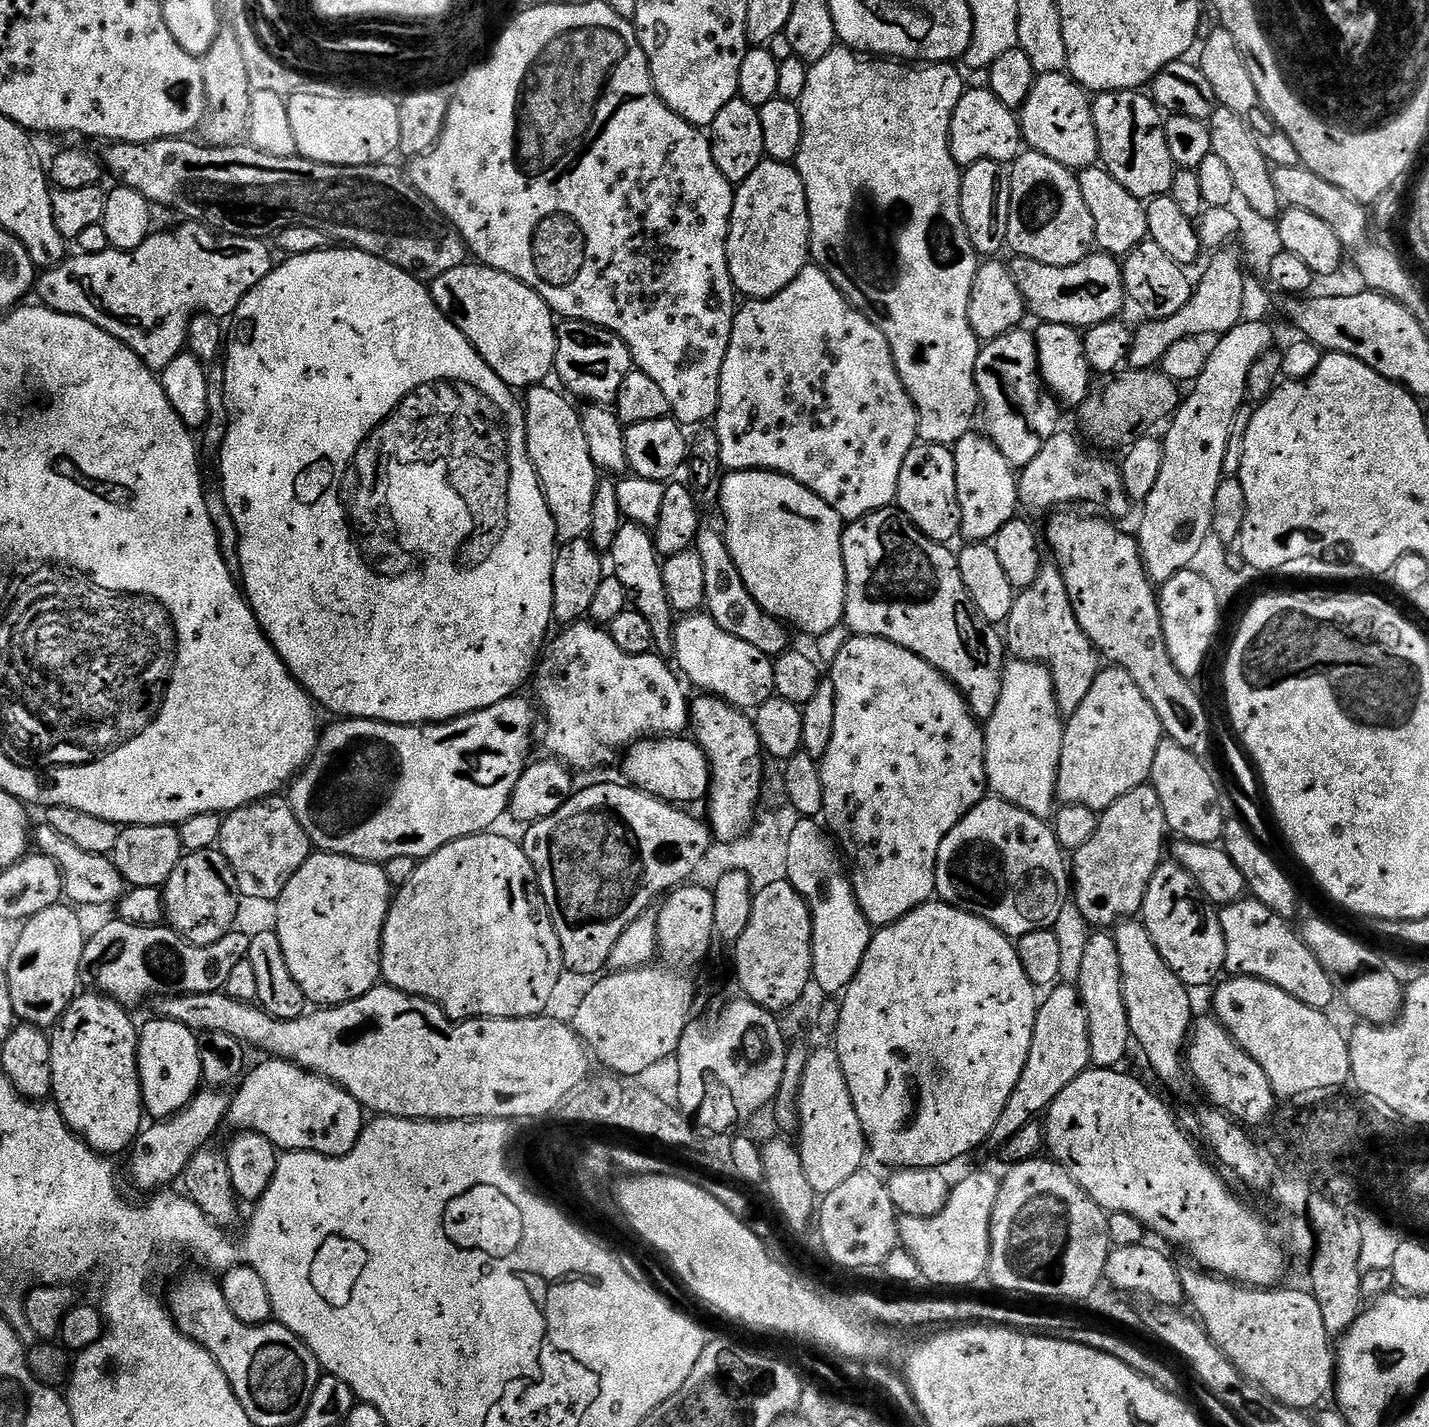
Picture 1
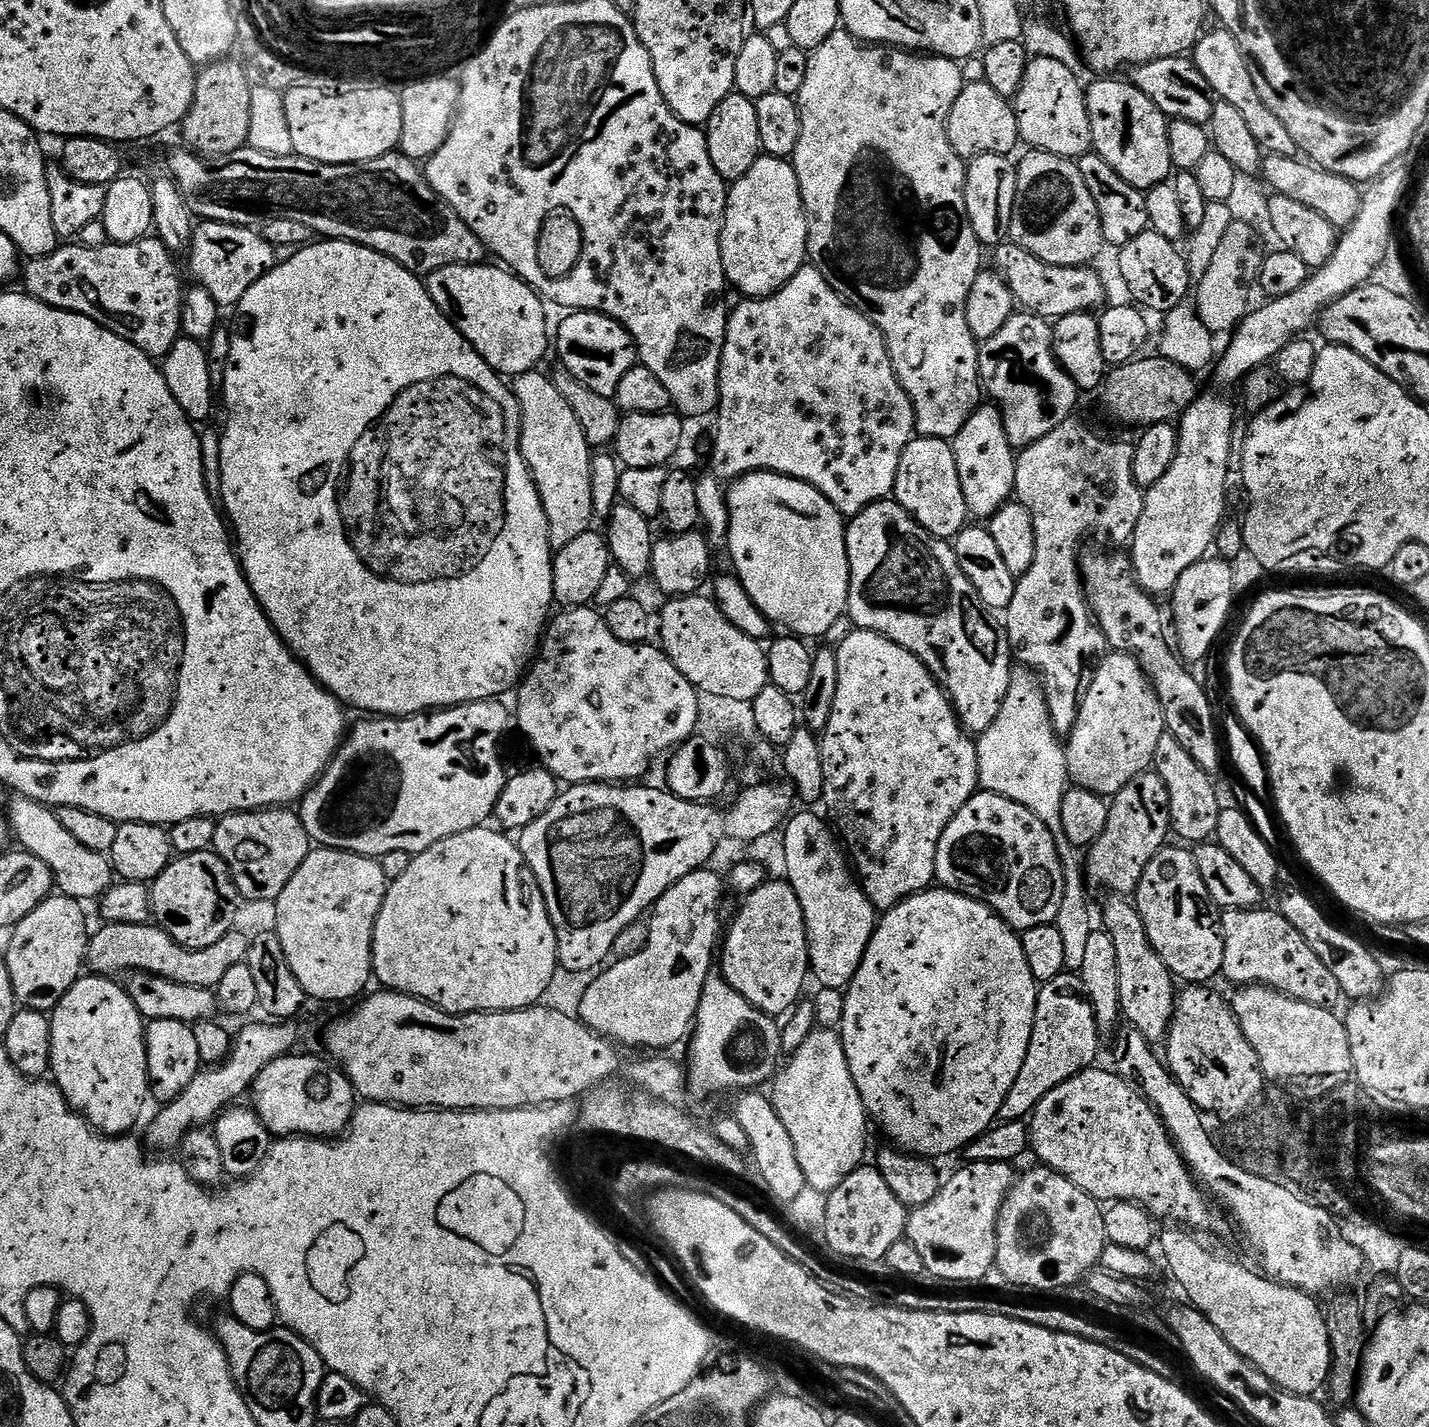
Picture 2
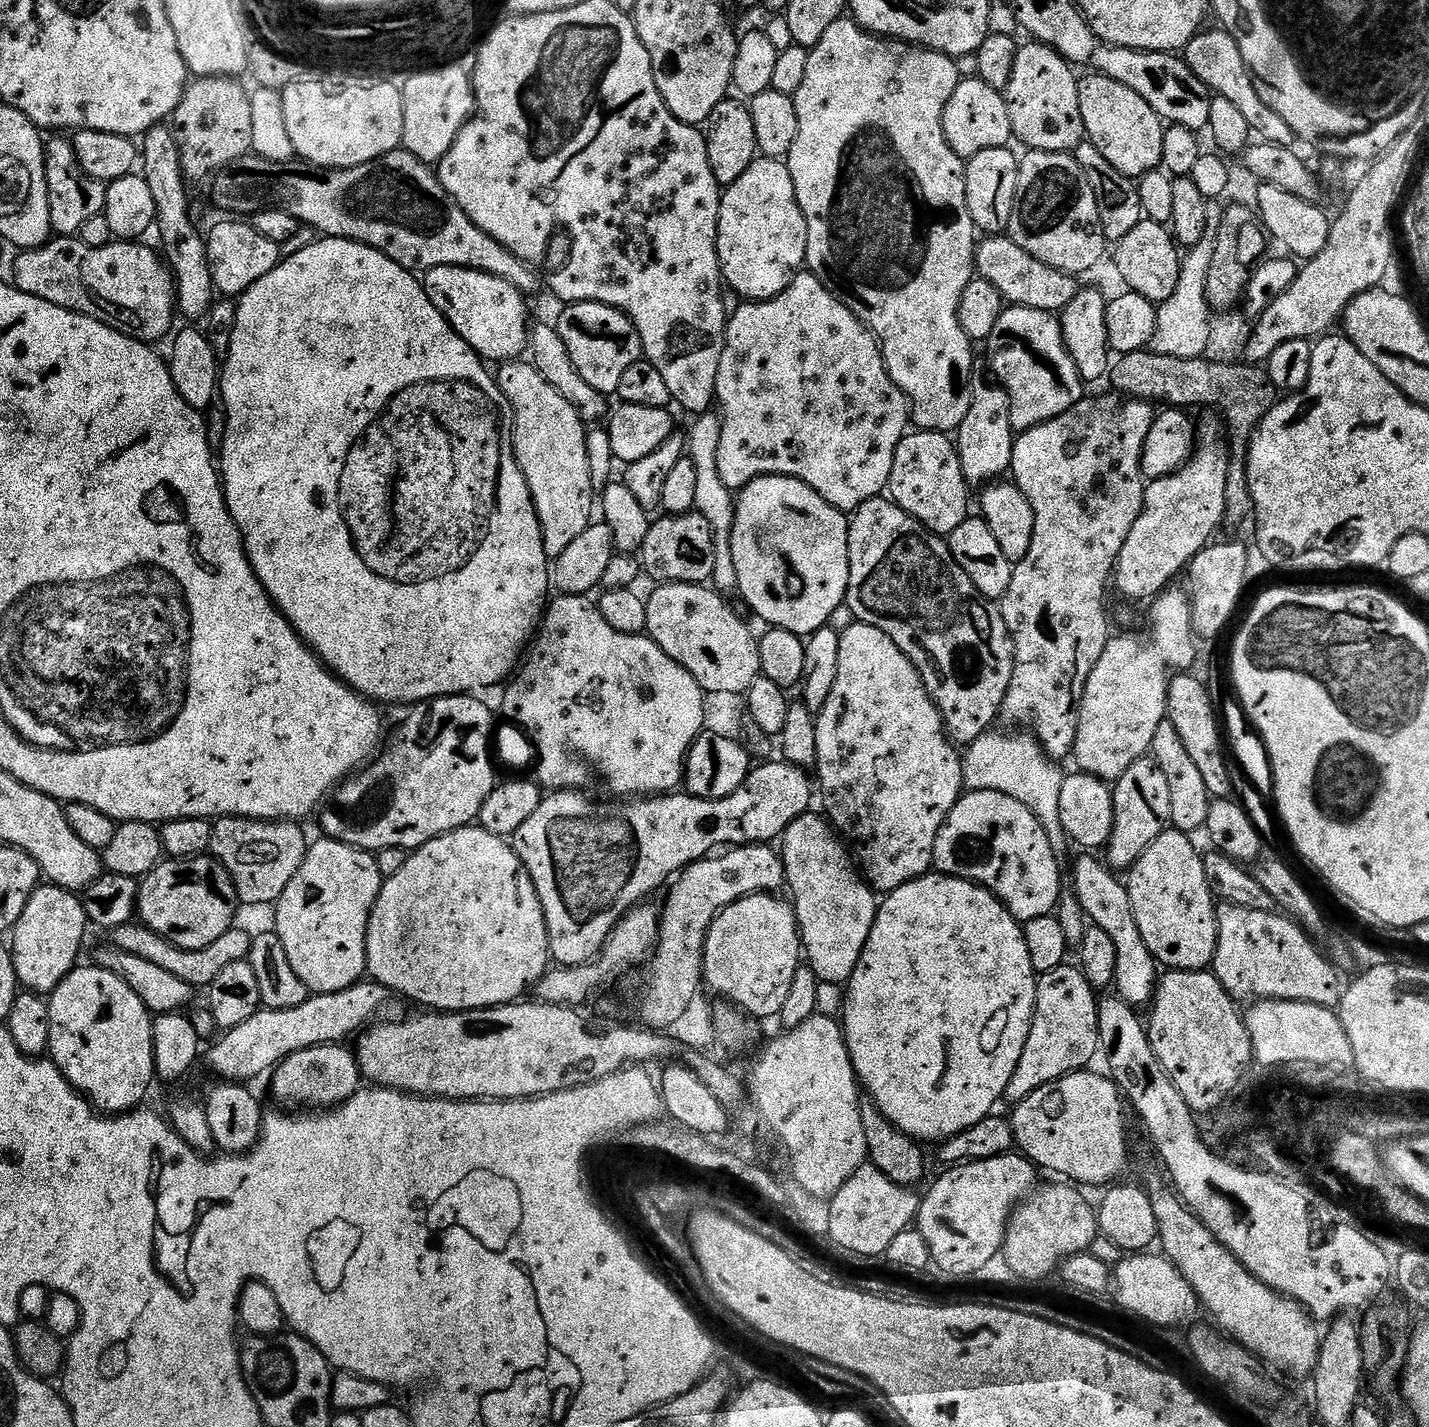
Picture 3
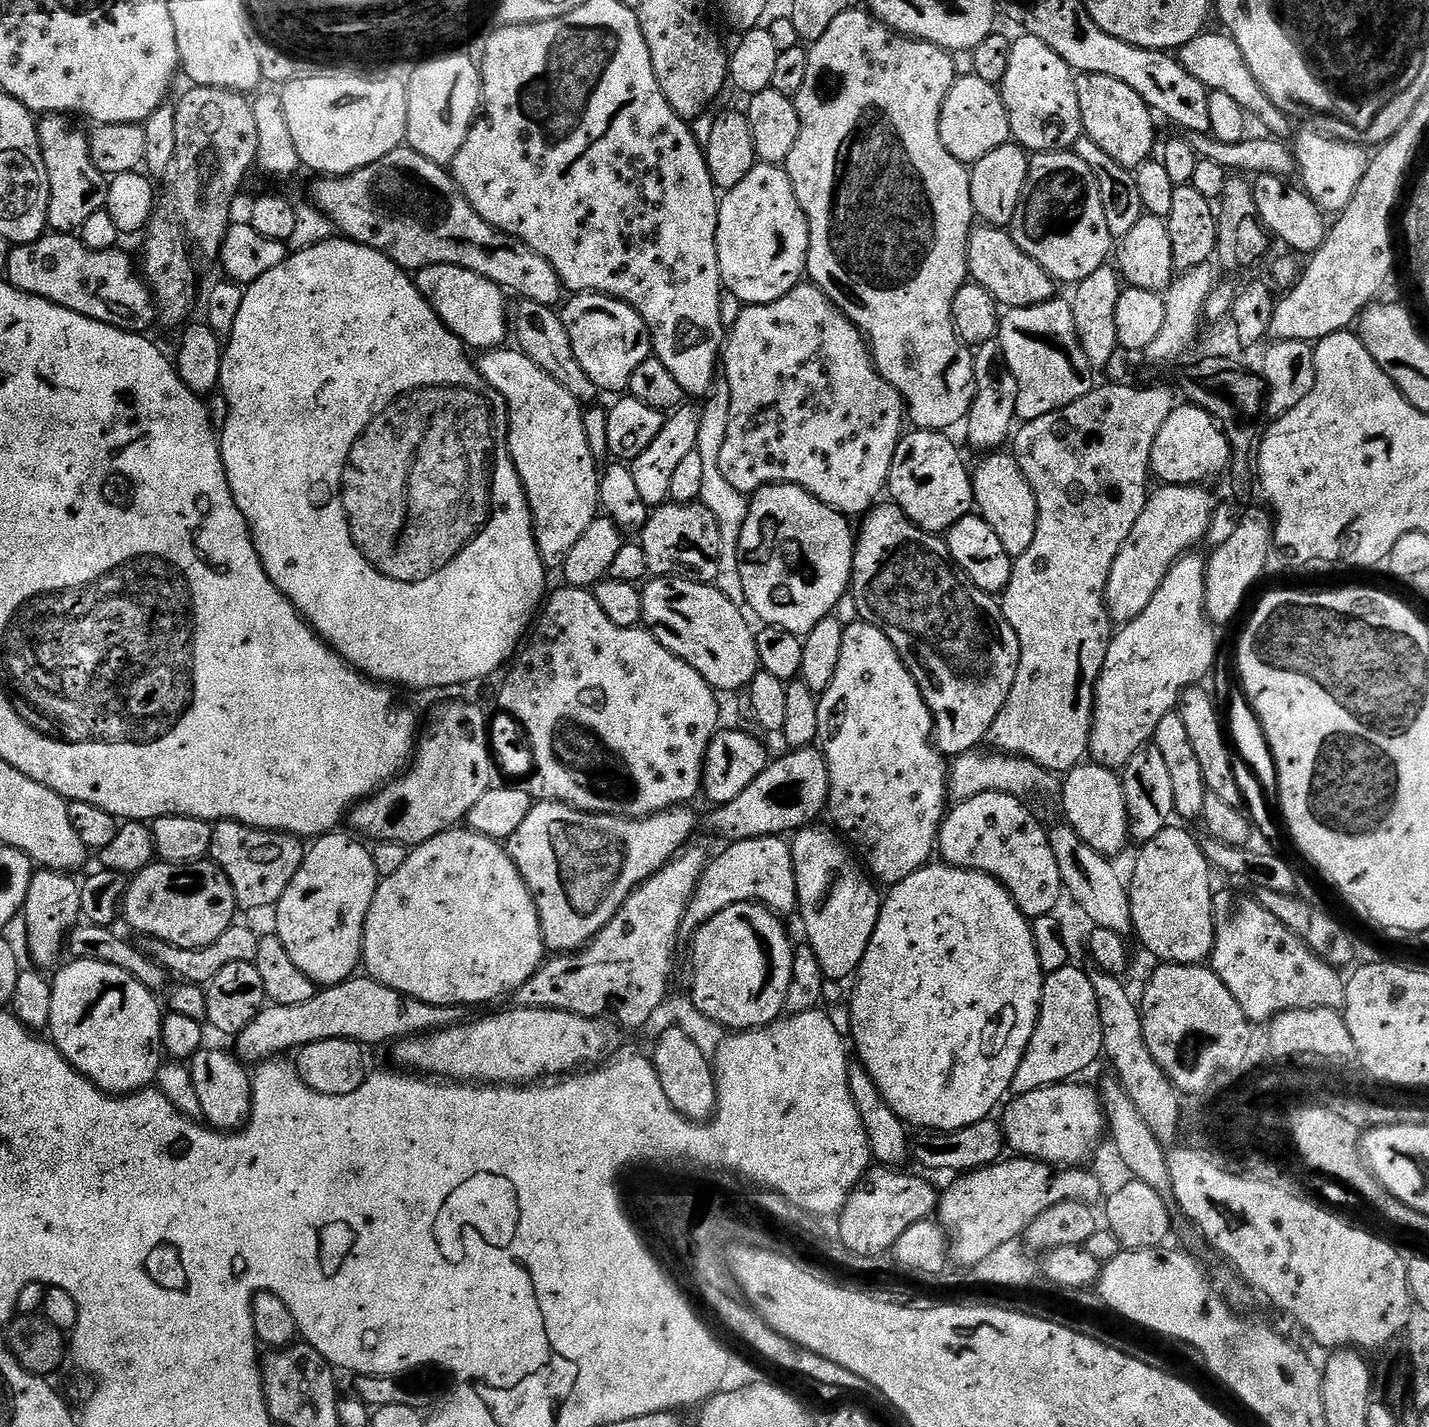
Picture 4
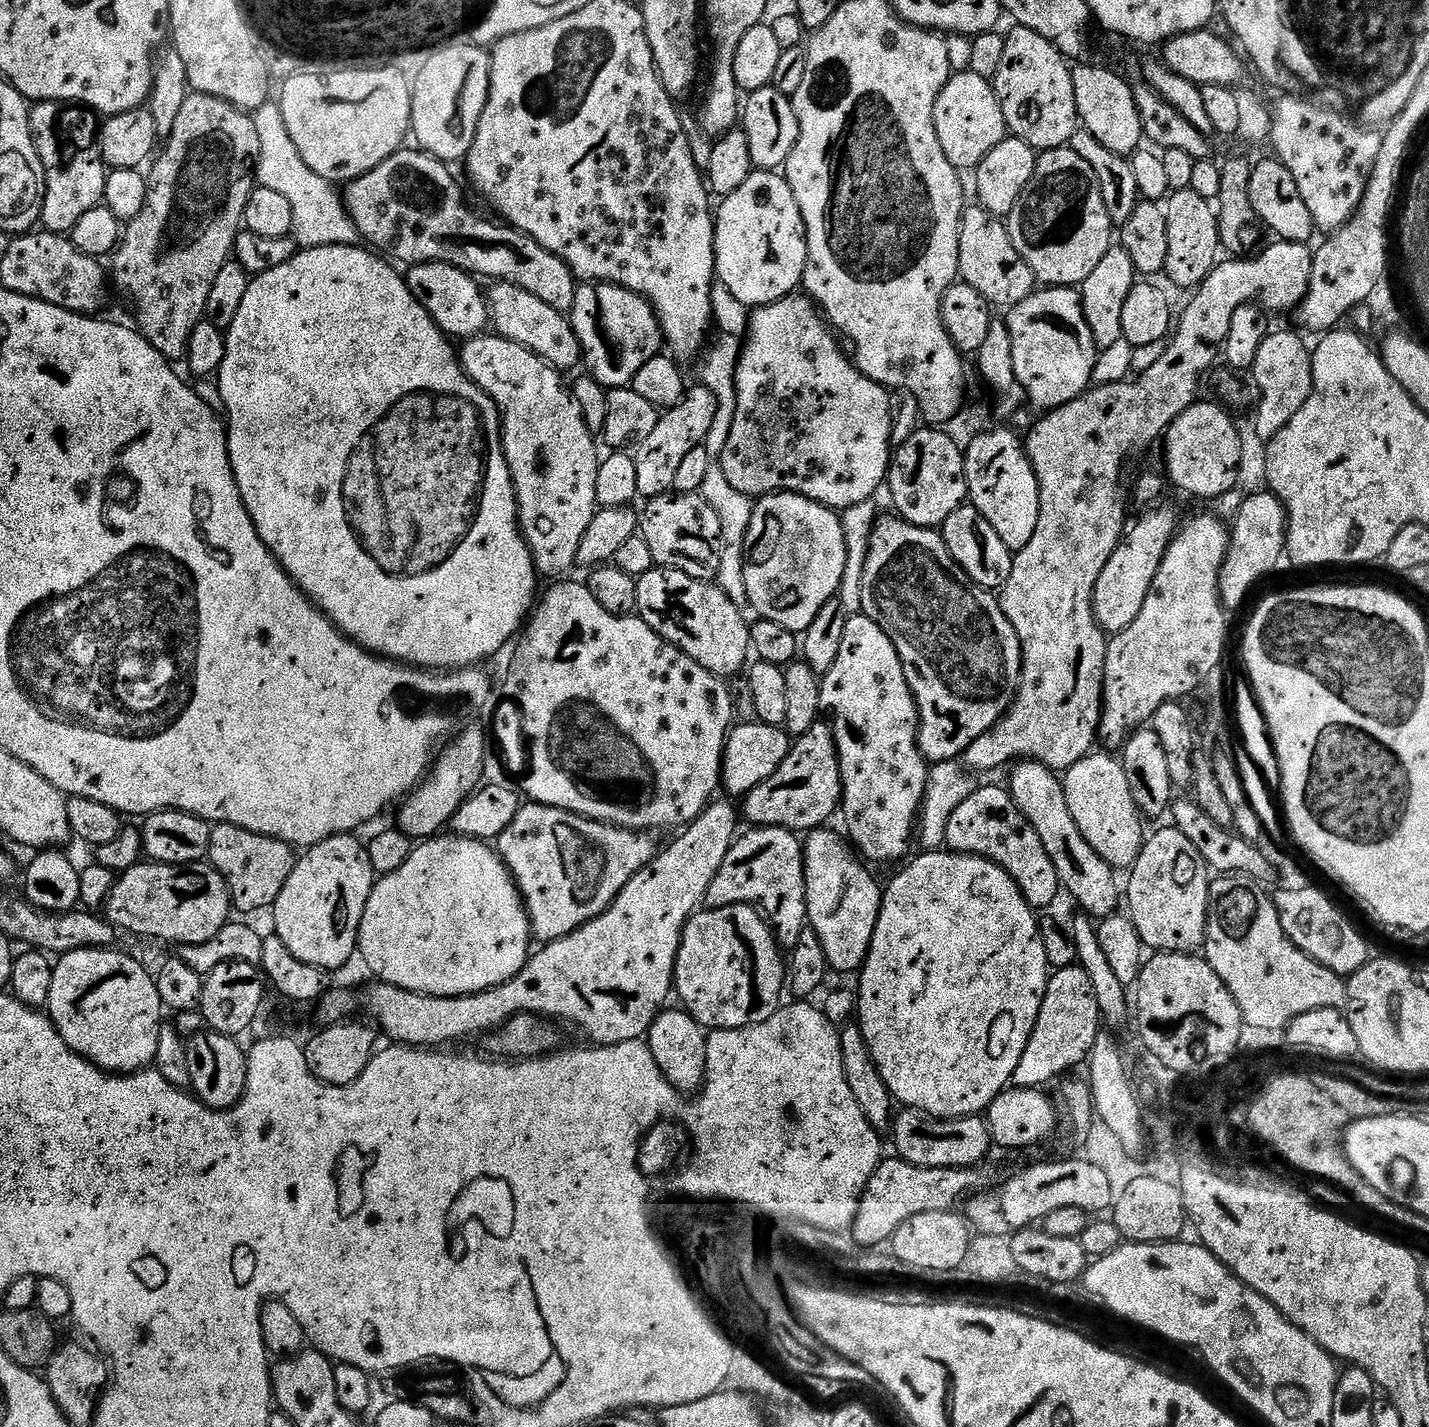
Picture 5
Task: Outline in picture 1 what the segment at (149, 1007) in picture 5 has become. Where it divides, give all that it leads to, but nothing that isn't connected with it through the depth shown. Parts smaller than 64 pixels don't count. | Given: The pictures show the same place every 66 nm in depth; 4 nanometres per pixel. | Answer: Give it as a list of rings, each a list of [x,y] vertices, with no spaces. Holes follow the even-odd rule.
[[[89,990],[88,993],[77,995],[72,1004],[62,1014],[62,1018],[56,1023],[55,1028],[51,1029],[50,1039],[52,1042],[52,1095],[51,1099],[56,1105],[56,1109],[62,1114],[62,1118],[70,1126],[70,1130],[76,1135],[81,1136],[83,1140],[92,1147],[95,1152],[99,1152],[109,1158],[115,1157],[115,1152],[127,1153],[132,1147],[132,1143],[136,1141],[136,1137],[140,1135],[140,1129],[145,1127],[146,1113],[144,1111],[144,1095],[142,1094],[142,1086],[140,1085],[140,1071],[138,1070],[138,1042],[140,1041],[140,1033],[138,1024],[132,1021],[132,1016],[127,1007],[112,1000],[95,990]]]

